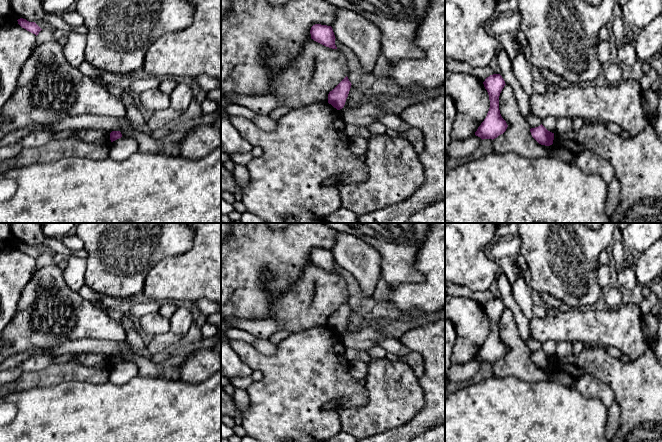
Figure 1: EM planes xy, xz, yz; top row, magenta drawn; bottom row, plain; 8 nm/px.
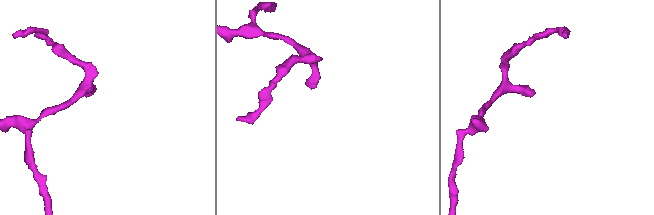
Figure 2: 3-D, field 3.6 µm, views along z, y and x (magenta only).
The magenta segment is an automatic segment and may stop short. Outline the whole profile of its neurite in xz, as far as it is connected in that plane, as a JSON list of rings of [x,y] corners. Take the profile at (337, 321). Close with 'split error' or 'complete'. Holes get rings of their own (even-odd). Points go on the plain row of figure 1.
[[[346,300],[332,315],[329,316],[328,327],[337,334],[342,333],[345,329],[351,309],[351,306]]] | complete

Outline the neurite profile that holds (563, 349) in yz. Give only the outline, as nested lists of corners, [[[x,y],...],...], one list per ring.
[[[568,341],[559,342],[557,343],[555,355],[559,357],[565,357],[565,356],[570,355],[572,351],[573,351],[573,343],[568,342]]]

